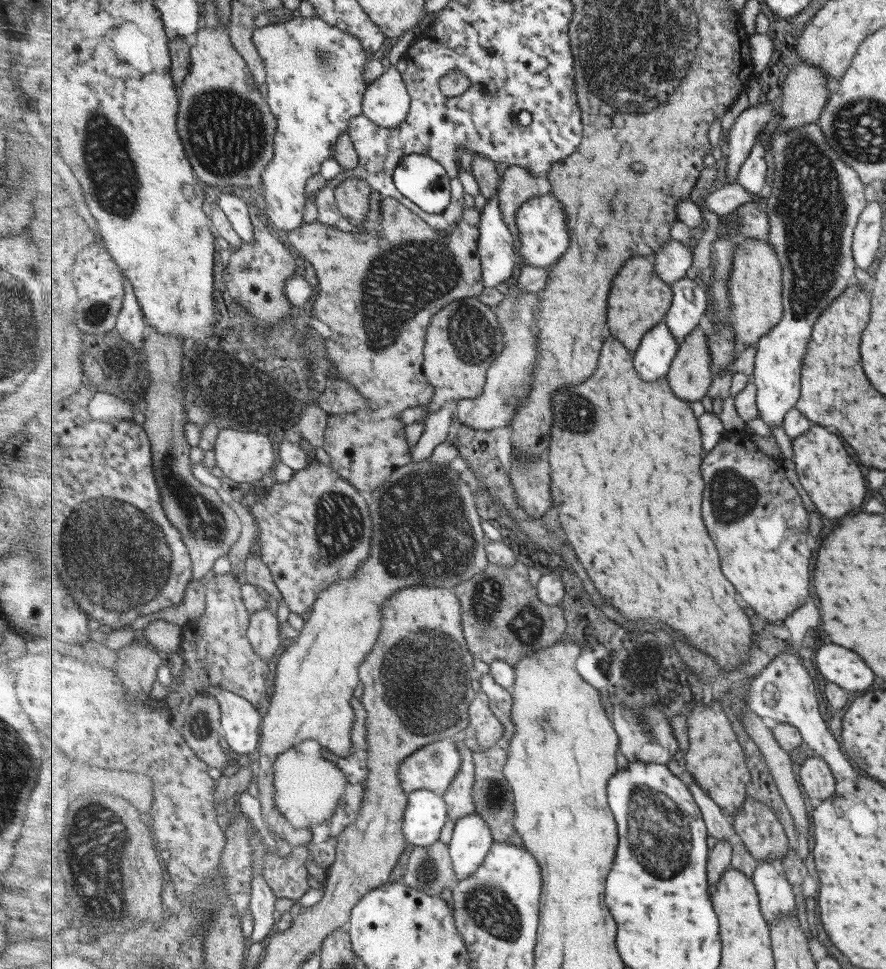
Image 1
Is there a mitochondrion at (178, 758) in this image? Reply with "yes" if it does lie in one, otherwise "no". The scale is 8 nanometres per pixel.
no

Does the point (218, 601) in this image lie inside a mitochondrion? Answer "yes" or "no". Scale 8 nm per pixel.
no

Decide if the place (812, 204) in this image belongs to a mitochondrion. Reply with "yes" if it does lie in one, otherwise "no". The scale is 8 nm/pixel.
yes

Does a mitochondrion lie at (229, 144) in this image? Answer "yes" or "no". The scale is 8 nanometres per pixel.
yes

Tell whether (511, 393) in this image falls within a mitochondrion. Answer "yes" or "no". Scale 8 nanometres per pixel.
yes

